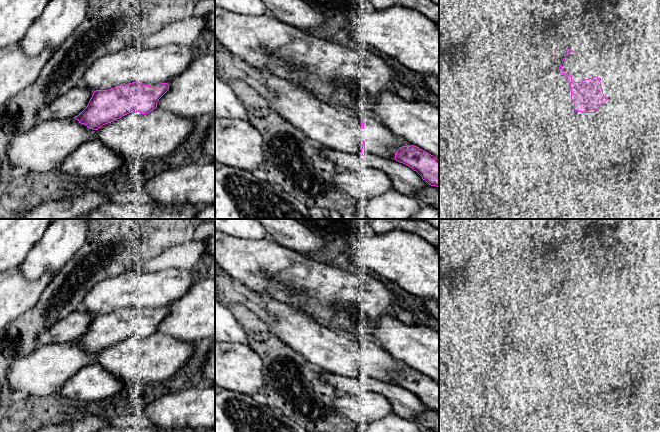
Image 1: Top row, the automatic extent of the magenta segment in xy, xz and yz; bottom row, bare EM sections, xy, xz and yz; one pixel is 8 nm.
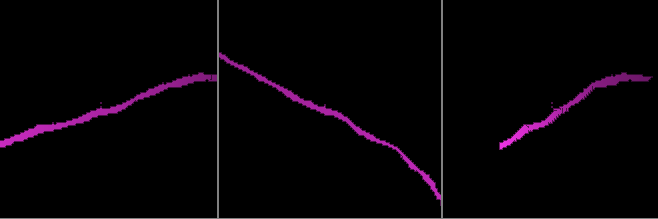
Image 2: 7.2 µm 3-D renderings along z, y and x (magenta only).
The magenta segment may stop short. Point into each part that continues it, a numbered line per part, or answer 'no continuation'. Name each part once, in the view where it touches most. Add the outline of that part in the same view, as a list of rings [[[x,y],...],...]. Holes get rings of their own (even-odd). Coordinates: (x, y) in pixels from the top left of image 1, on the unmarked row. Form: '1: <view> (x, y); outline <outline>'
1: xy (159, 288); outline [[[166,268],[152,272],[139,272],[136,269],[131,269],[96,284],[84,297],[81,309],[96,315],[108,314],[139,304],[142,308],[166,307],[187,293],[196,276],[201,277],[196,269]]]

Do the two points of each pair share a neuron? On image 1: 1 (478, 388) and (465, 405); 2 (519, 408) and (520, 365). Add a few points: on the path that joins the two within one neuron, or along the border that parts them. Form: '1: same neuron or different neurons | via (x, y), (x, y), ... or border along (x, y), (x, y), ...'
1: same neuron | via (476, 392), (468, 401)
2: same neuron | via (519, 397), (519, 381), (521, 376)

